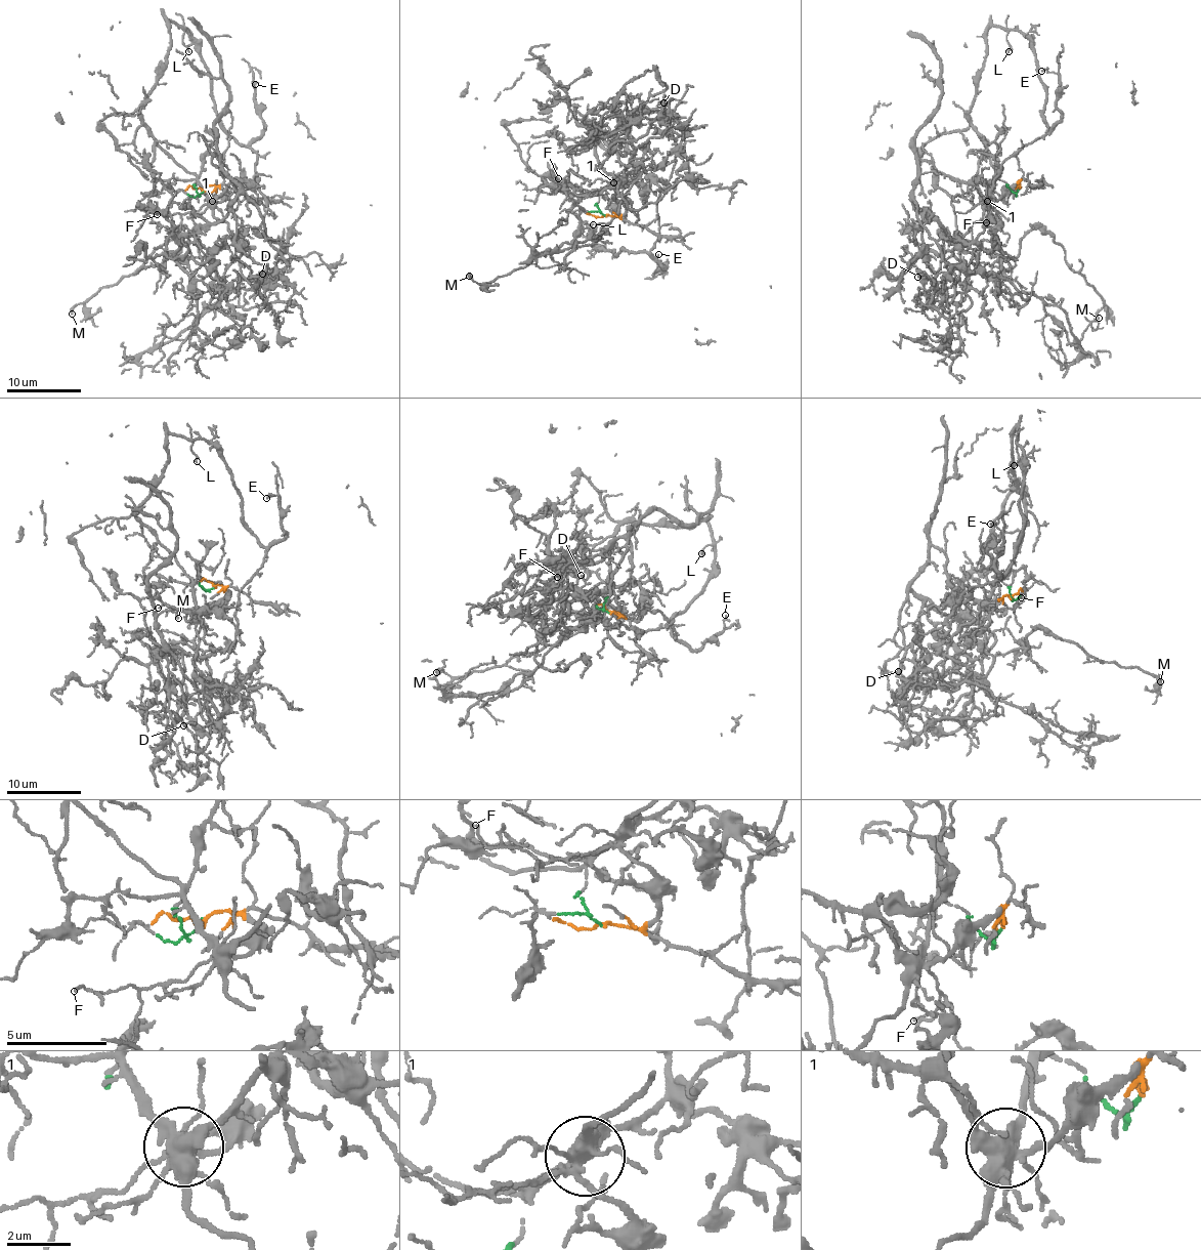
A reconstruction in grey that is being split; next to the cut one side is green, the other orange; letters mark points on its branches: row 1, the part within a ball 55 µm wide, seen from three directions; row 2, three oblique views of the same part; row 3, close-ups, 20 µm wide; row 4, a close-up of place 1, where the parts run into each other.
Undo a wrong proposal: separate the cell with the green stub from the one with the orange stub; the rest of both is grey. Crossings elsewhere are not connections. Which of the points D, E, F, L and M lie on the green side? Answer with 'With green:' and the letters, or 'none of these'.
With green: E, L

